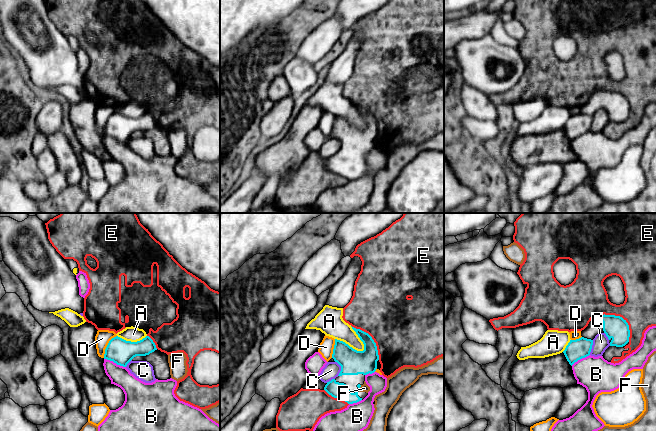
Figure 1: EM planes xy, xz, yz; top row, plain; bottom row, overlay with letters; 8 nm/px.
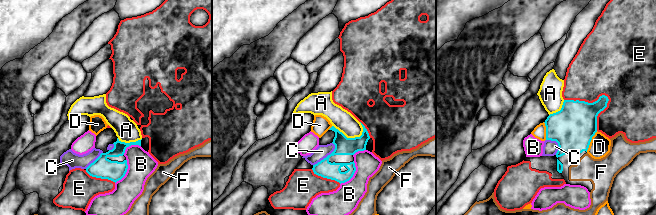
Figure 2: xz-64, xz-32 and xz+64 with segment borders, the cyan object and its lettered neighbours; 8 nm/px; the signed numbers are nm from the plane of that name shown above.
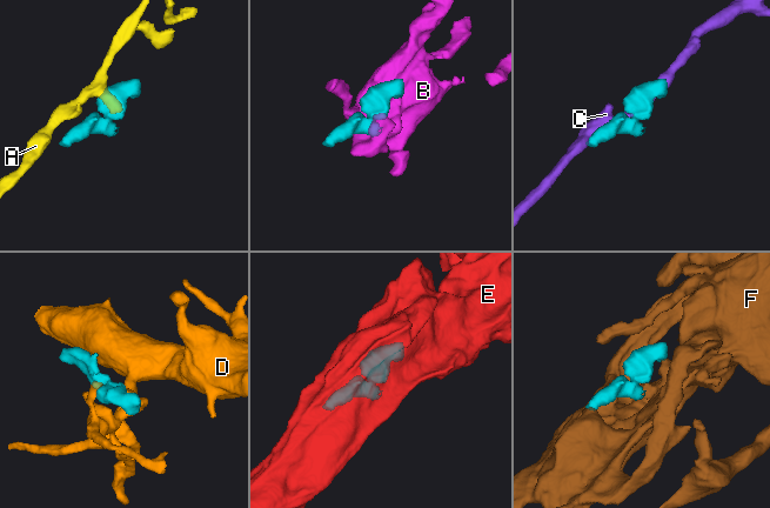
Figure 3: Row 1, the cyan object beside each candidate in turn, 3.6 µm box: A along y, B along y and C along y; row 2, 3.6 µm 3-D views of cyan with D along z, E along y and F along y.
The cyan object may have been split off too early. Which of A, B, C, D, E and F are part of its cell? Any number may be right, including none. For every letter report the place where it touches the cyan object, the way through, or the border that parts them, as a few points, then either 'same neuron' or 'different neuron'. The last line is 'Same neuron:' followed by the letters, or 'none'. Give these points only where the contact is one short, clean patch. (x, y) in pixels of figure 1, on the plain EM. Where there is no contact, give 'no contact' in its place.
A: contact xz (349, 122); different neuron
B: contact xy (115, 138); different neuron
C: contact xz (341, 144); different neuron
D: contact xy (107, 122); different neuron
E: contact yz (623, 95); different neuron
F: contact xz (359, 163); same neuron
Same neuron: F

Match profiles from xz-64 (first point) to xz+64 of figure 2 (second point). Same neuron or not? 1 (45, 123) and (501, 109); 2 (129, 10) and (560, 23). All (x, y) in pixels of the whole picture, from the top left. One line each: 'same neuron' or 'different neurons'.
1: different neurons
2: same neuron

